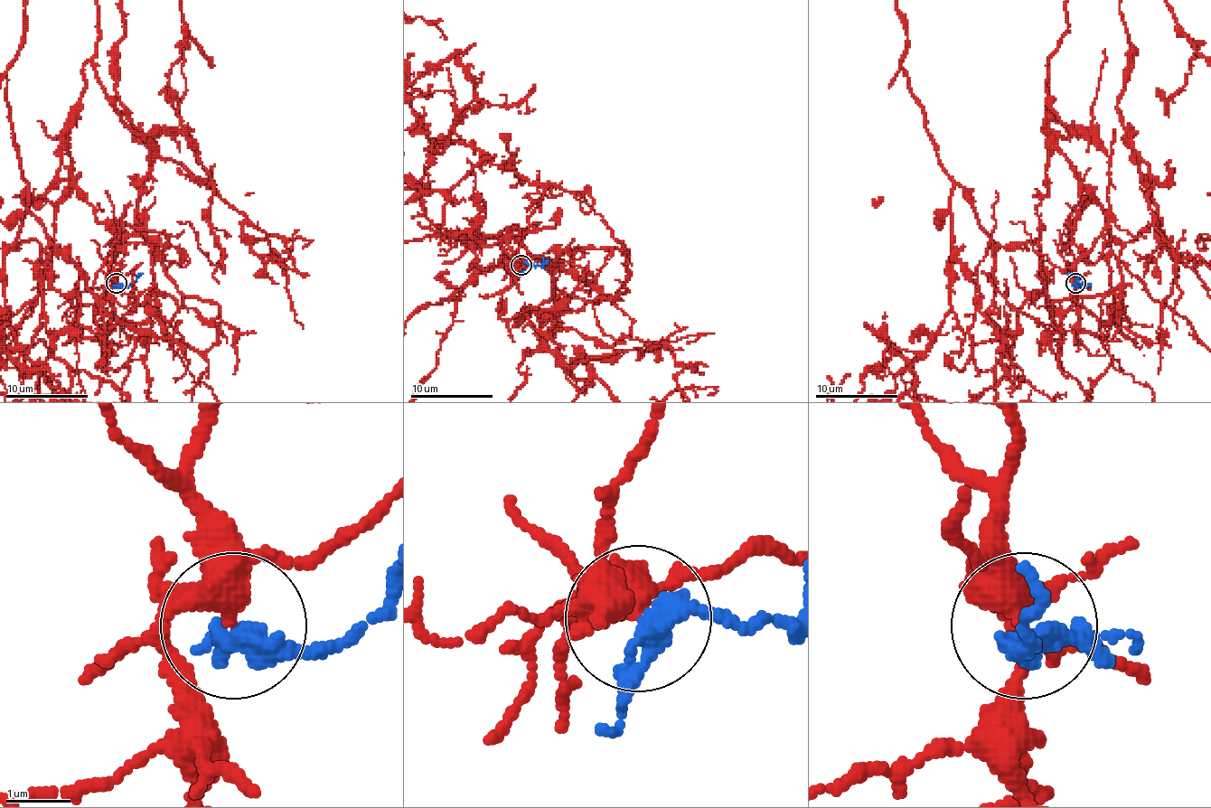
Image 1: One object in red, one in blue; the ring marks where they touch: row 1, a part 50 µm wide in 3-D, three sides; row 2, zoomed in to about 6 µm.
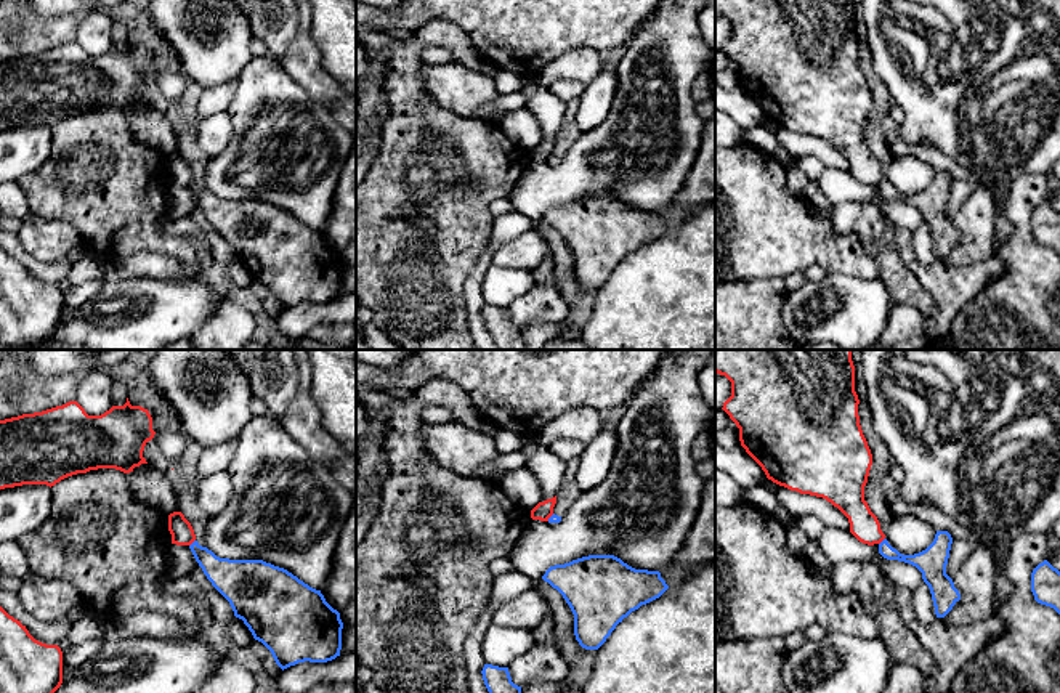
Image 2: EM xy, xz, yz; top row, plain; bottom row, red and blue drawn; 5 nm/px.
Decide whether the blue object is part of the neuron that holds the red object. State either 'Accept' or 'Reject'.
Reject

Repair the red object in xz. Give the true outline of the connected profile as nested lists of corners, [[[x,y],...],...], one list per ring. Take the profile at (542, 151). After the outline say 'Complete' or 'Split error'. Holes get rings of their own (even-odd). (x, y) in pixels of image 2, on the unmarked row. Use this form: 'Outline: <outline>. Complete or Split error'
Outline: [[[556,136],[552,140],[547,140],[544,143],[539,143],[532,151],[531,151],[531,159],[532,160],[540,160],[540,162],[548,162],[548,159],[553,156],[553,148],[556,144]]]. Complete

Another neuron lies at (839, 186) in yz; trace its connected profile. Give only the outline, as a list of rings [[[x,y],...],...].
[[[824,167],[818,184],[821,192],[834,204],[877,201],[877,205],[885,217],[888,226],[900,226],[914,231],[924,220],[922,213],[904,202],[887,201],[879,194],[879,189],[860,183],[850,172],[832,167]]]

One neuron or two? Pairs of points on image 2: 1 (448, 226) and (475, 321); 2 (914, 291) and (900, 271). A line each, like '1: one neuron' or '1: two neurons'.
1: two neurons
2: one neuron

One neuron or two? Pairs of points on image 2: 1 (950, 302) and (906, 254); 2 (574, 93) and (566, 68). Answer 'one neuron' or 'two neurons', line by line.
1: one neuron
2: two neurons

